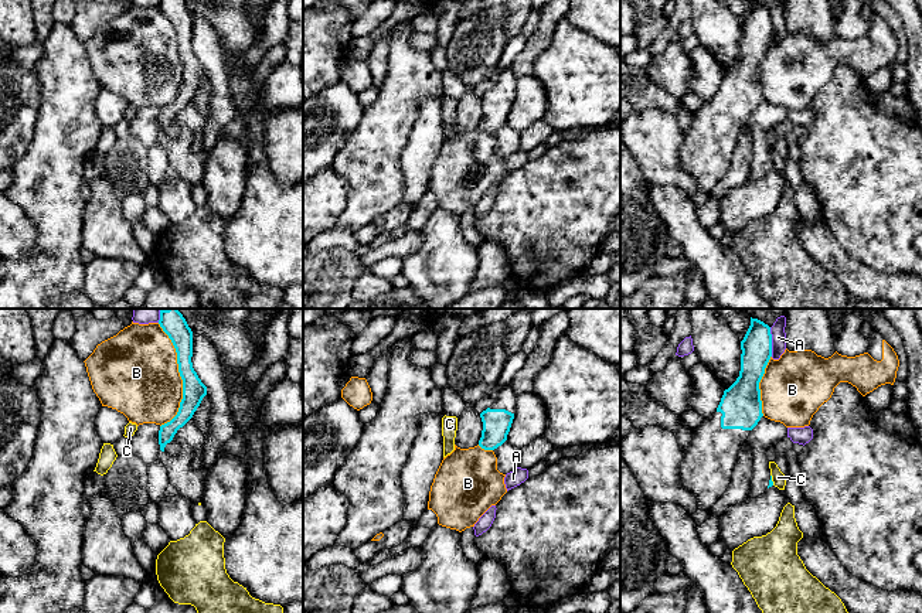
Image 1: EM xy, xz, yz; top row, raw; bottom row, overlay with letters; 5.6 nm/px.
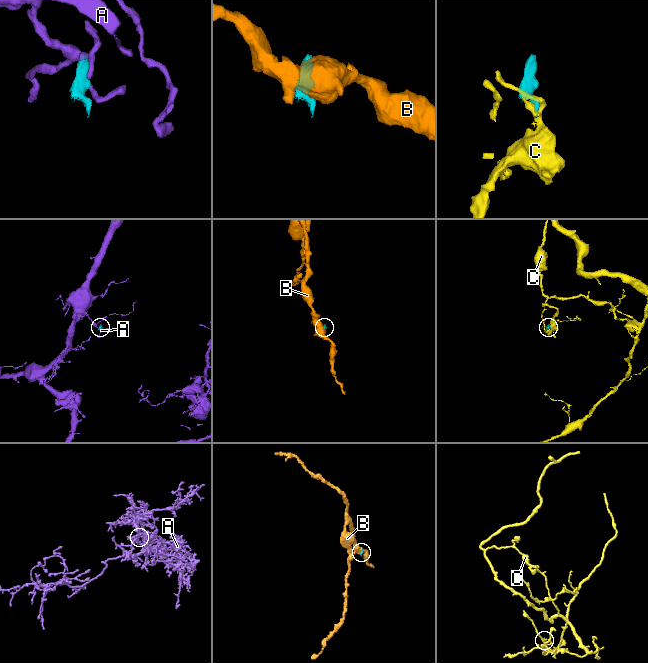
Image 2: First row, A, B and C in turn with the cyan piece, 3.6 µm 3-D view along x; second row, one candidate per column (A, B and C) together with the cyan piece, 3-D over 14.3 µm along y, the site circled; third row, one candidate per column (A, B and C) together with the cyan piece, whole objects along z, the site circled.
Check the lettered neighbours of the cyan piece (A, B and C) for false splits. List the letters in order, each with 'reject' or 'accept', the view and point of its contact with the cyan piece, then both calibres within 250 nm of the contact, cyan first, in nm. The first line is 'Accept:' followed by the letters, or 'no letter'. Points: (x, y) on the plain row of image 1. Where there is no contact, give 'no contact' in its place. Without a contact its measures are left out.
Accept: no letter
A: reject; meets cyan in yz at (771, 24); 180 nm thick on the cyan side, 80 nm on the other
B: reject; meets cyan in xy at (180, 58); 130 nm thick on the cyan side, 480 nm on the other
C: reject; meets cyan in yz at (771, 163); 30 nm thick on the cyan side, 80 nm on the other

